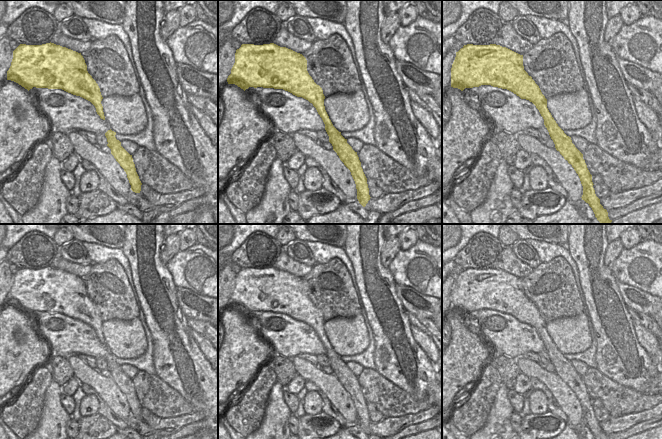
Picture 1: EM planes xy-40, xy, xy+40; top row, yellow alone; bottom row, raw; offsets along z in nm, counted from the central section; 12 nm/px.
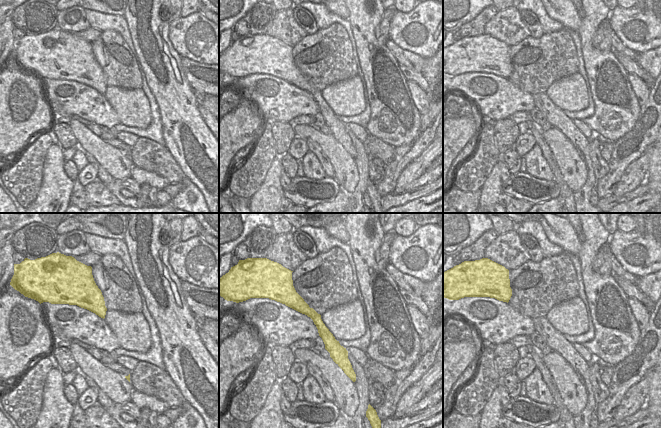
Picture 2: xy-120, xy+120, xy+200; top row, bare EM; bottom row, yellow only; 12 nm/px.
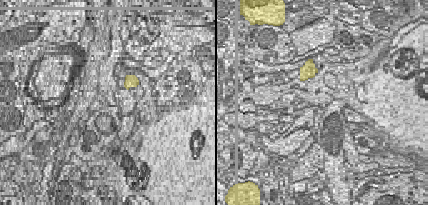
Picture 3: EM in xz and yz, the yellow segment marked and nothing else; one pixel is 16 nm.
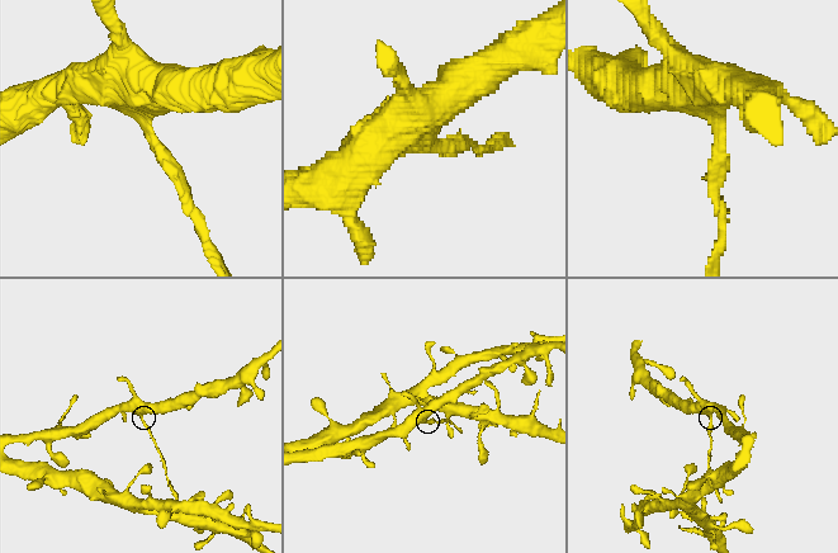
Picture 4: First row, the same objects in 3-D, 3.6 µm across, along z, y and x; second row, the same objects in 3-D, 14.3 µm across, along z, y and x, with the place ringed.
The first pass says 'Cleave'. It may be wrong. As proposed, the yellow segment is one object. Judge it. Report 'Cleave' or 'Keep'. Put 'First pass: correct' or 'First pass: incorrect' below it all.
Cleave
First pass: correct

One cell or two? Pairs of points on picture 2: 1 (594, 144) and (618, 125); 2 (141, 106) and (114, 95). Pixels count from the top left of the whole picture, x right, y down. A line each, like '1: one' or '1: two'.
1: two
2: one

